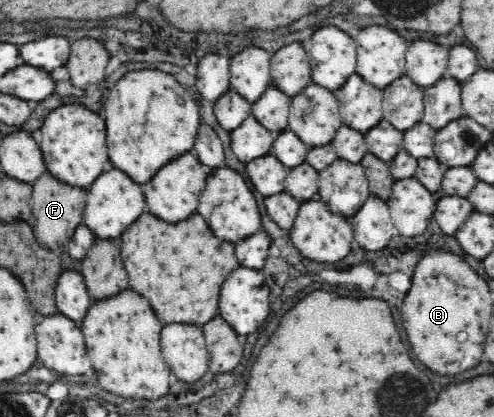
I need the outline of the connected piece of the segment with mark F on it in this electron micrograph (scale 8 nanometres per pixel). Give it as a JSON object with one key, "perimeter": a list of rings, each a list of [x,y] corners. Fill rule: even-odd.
{"perimeter":[[[42,173],[39,181],[31,184],[31,223],[38,244],[56,252],[67,250],[67,241],[83,221],[87,192],[84,188],[71,189],[71,185],[63,185],[63,181],[53,179],[49,173]]]}

